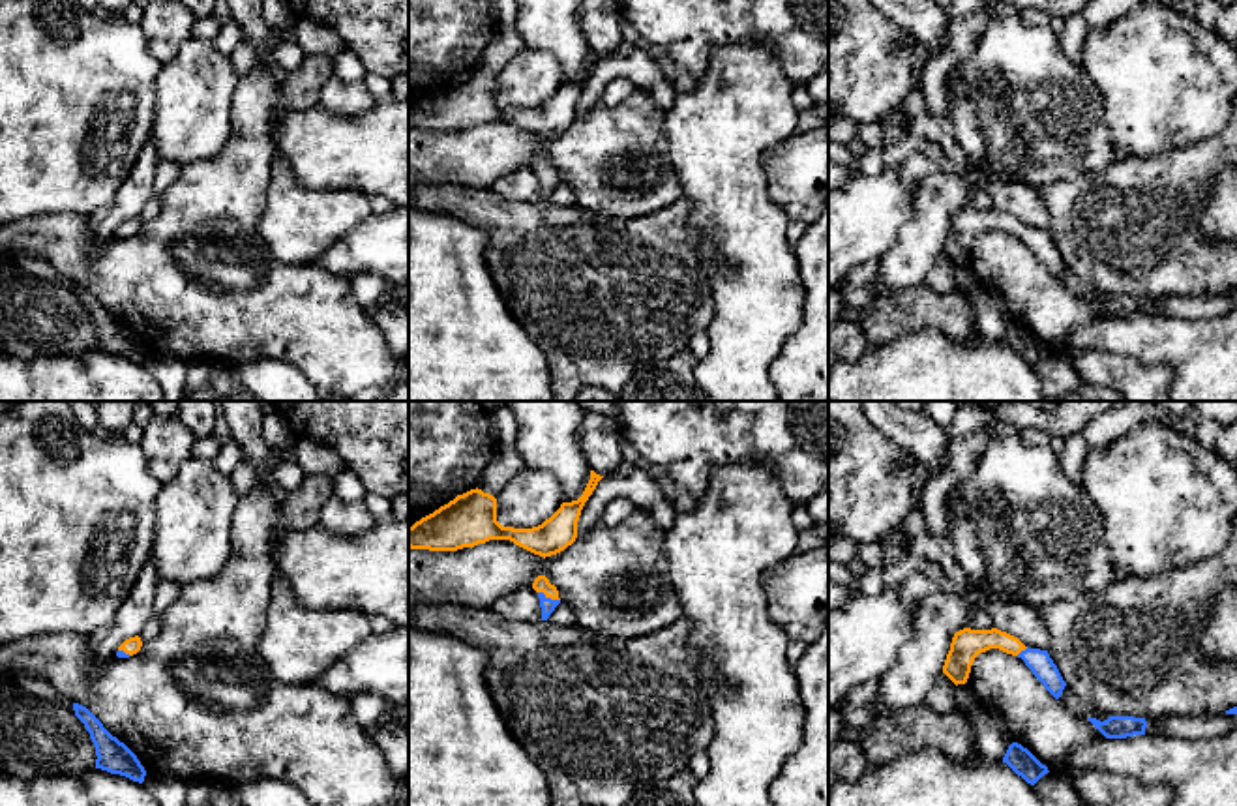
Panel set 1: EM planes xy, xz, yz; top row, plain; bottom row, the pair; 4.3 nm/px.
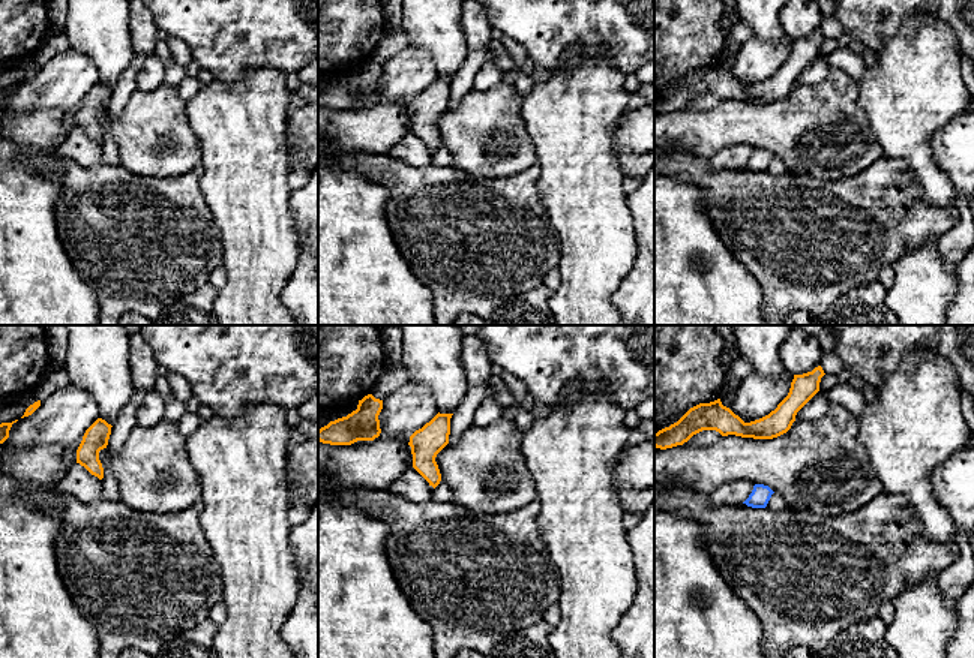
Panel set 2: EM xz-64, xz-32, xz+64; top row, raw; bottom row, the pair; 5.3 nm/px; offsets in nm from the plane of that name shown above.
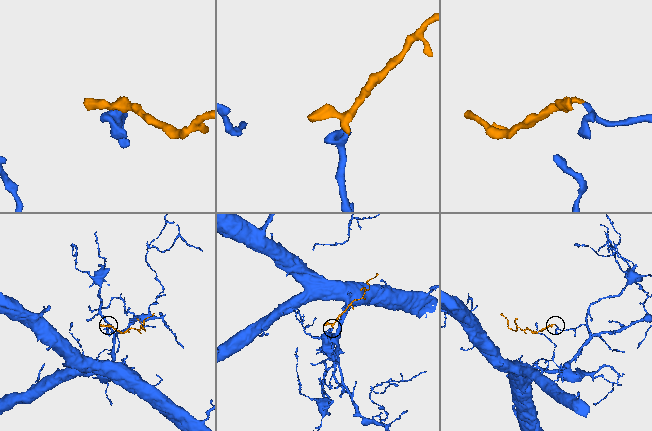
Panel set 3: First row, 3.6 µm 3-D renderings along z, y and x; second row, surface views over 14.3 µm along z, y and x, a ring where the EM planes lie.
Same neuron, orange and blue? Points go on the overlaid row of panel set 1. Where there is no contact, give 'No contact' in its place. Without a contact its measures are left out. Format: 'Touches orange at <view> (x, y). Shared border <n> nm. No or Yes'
Touches orange at xz (550, 597). Shared border 100 nm. Yes

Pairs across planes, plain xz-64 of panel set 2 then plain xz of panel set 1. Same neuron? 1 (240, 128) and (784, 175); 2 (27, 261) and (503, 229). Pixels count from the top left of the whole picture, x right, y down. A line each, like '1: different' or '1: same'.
1: different
2: different

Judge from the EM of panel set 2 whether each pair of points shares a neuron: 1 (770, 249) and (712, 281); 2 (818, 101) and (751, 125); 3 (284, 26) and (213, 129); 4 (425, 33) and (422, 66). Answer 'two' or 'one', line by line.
1: two
2: one
3: two
4: two

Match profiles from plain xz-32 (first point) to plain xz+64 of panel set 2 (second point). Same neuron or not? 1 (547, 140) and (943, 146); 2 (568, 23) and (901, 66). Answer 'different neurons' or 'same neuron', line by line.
1: different neurons
2: different neurons

